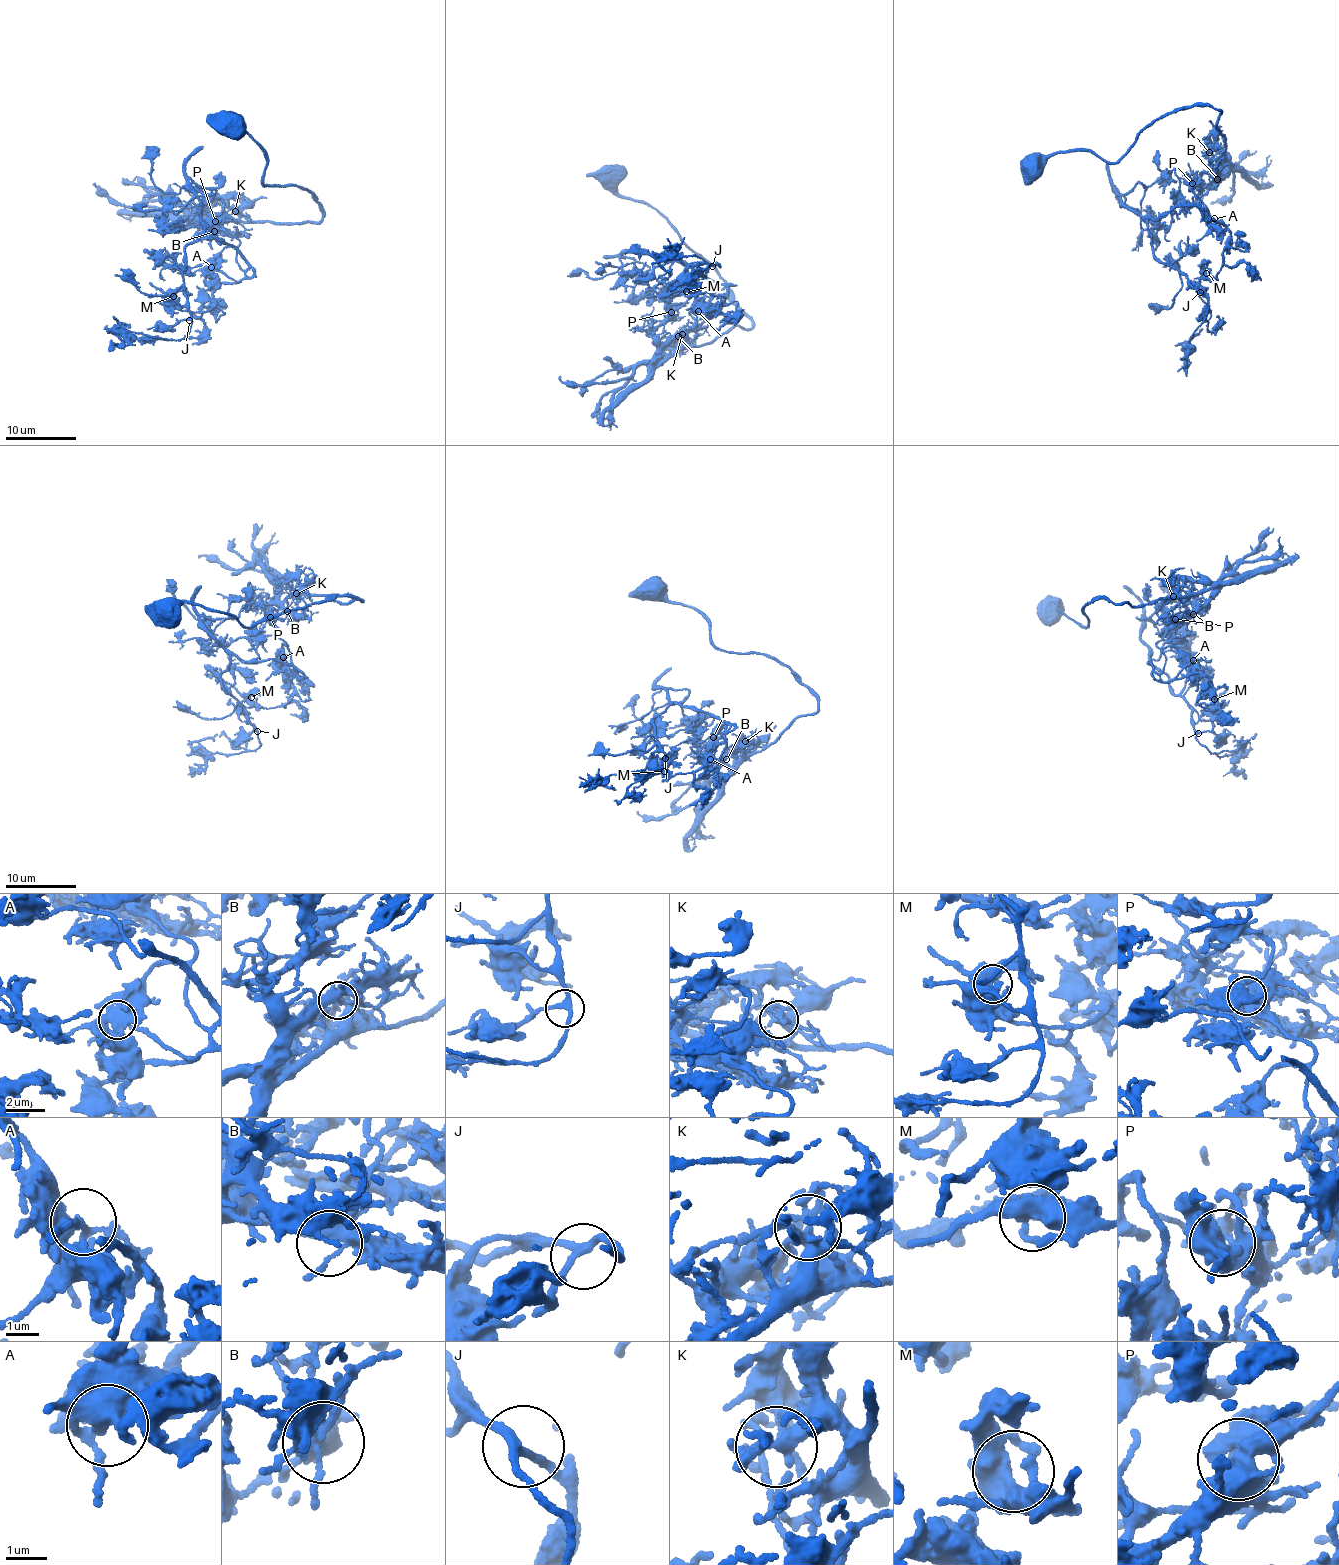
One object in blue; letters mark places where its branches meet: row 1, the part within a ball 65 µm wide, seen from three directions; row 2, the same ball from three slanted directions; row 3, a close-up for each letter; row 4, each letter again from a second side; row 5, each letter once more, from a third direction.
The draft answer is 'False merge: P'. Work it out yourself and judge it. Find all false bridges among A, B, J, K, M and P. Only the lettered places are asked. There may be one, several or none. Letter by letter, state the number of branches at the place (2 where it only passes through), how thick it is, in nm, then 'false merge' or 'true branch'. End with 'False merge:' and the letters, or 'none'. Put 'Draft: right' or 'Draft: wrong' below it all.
A: 3 branches meet; 280 nm thick; true branch
B: 5 branches meet; 380 nm thick; true branch
J: 3 branches meet; 200 nm thick; true branch
K: 5 branches meet; 280 nm thick; true branch
M: 6 branches meet; 480 nm thick; true branch
P: 4 branches meet; 500 nm thick; false merge
False merge: P
Draft: right

